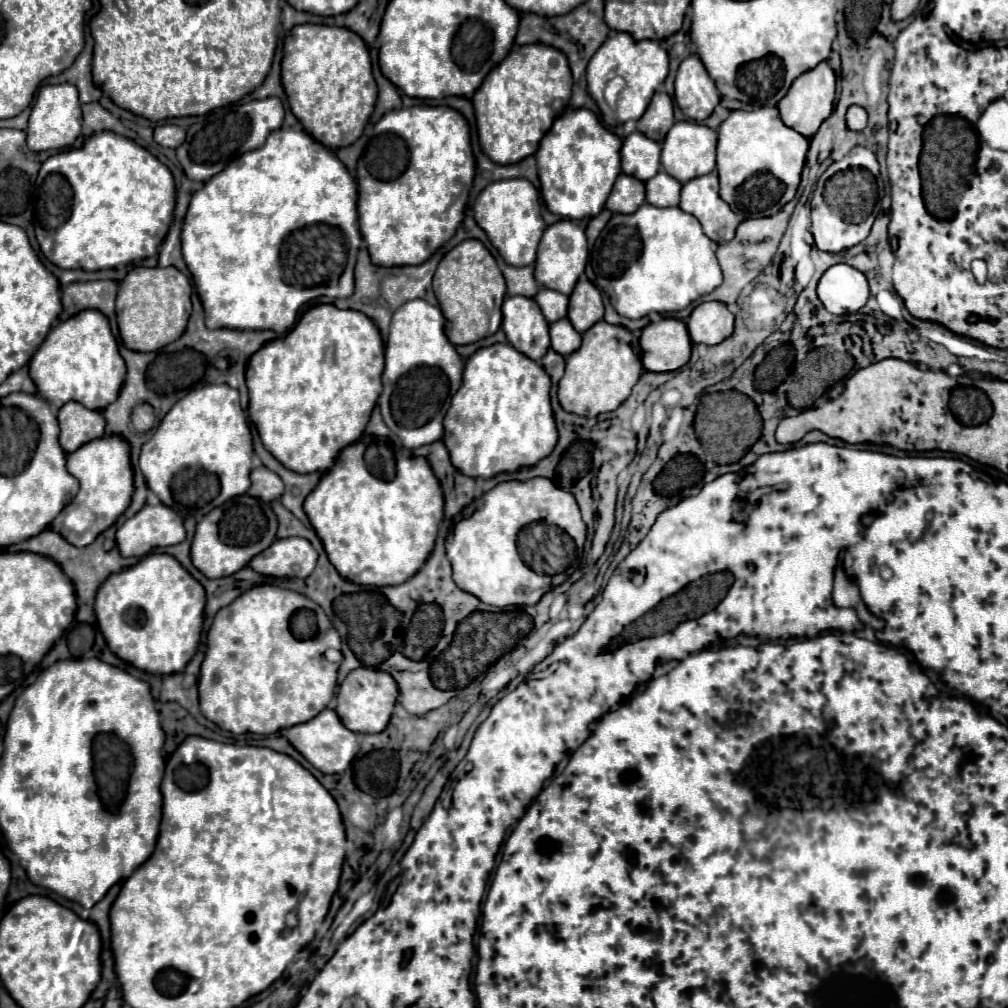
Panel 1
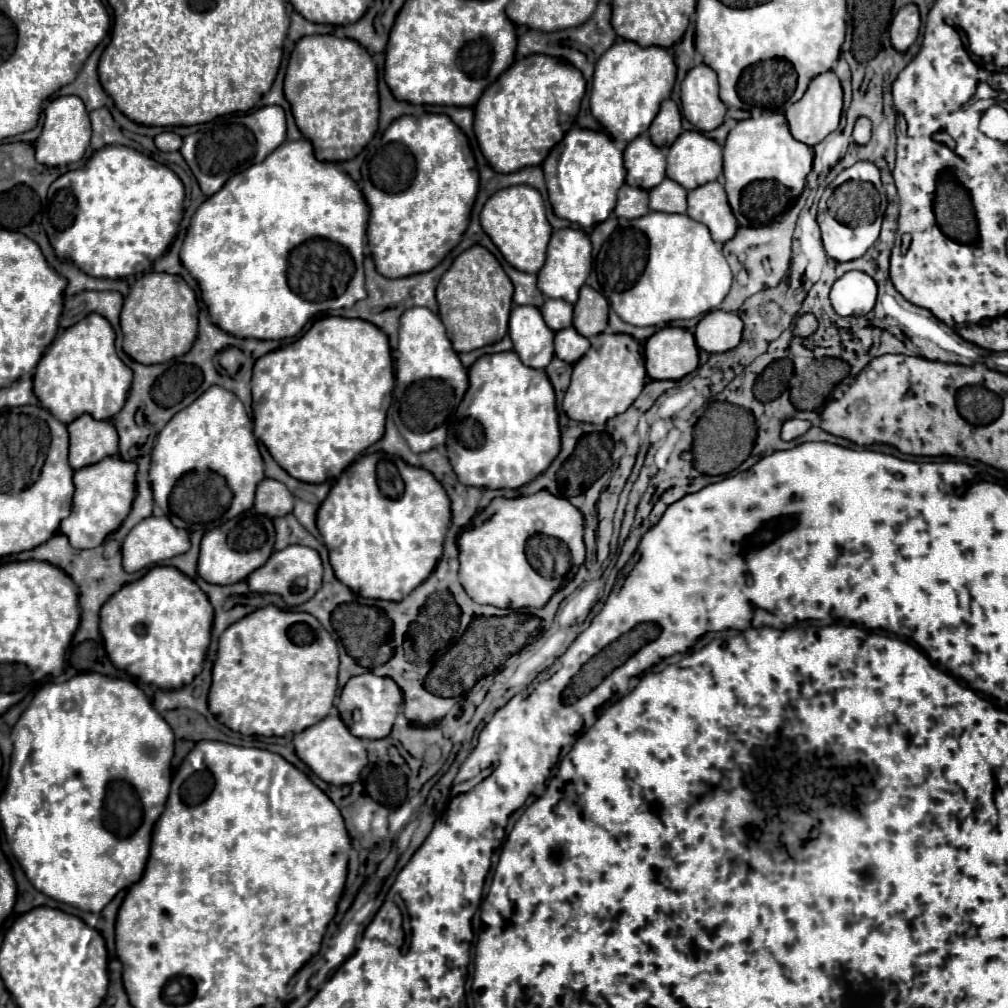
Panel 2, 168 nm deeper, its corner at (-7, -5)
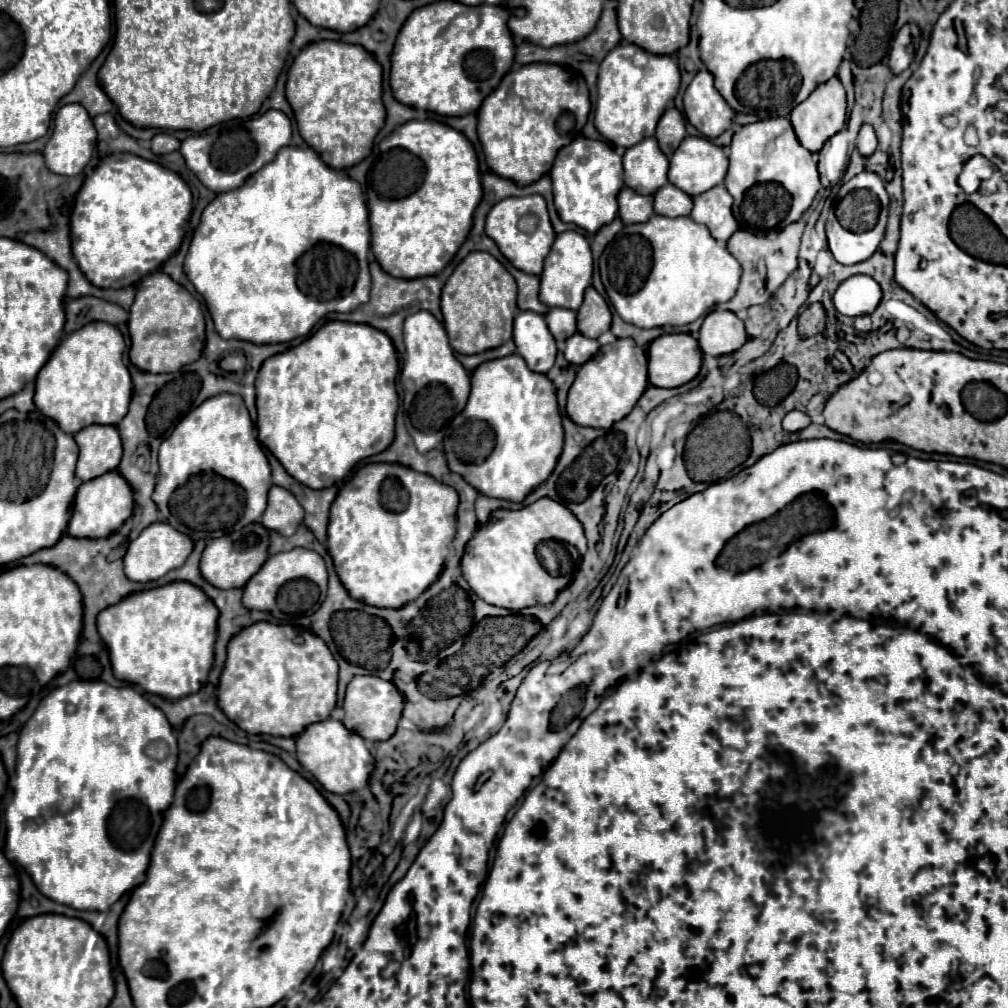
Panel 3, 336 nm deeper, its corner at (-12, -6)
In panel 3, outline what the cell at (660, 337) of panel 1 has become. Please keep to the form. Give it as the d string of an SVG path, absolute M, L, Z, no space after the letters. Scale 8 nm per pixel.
M662 334L648 348L648 380L658 388L690 382L702 366L702 350L690 334Z

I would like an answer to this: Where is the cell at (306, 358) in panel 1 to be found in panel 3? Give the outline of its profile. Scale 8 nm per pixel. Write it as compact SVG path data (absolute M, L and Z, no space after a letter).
M326 322L324 326L320 326L310 338L306 338L302 344L288 348L286 352L274 354L270 356L256 378L256 408L258 408L258 440L280 460L280 464L284 464L286 472L296 478L298 482L302 482L308 488L330 488L338 482L342 482L350 470L364 458L378 454L382 450L386 450L392 440L394 440L394 418L396 418L396 410L398 410L398 394L396 394L396 374L400 369L399 359L392 340L388 338L386 332L370 326L370 324L354 324L354 322Z

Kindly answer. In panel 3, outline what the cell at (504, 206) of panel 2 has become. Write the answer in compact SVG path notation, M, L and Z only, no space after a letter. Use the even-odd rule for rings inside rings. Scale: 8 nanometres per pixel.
M530 194L530 196L510 196L500 200L498 204L492 206L492 210L486 216L486 234L498 244L500 252L522 272L532 272L532 274L542 274L542 266L544 266L544 258L550 252L550 246L556 238L554 228L550 224L548 218L548 208L546 208L546 200L540 194ZM522 216L536 216L536 230L532 234L526 234L518 228L518 222Z

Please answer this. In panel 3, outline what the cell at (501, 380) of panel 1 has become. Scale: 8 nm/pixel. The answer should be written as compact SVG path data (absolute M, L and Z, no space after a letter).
M520 354L488 360L472 372L472 392L468 404L462 414L453 418L452 426L456 428L454 452L446 454L450 470L460 474L464 480L468 480L468 484L472 484L480 494L514 500L514 502L522 502L536 486L540 486L552 474L564 444L562 415L556 402L554 384L544 374L532 372Z

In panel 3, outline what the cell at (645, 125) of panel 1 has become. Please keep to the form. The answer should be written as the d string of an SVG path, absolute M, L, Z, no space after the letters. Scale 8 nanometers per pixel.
M668 108L660 118L660 124L656 126L656 140L660 144L660 150L666 156L672 156L672 152L680 146L684 136L686 136L686 126L682 114L676 108Z

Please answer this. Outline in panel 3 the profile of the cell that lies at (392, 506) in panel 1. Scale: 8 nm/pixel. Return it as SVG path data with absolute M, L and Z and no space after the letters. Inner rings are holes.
M378 462L378 464L366 464L362 466L338 492L332 510L330 510L330 524L328 524L328 552L334 560L336 574L340 576L344 588L348 588L348 594L354 600L378 606L378 608L400 608L428 584L436 580L440 574L444 560L450 550L450 542L456 534L456 504L458 496L456 490L434 480L428 474L416 472L412 468L406 468L402 464L388 464L388 462ZM386 476L396 476L410 494L410 504L402 512L390 512L380 504L380 484Z

